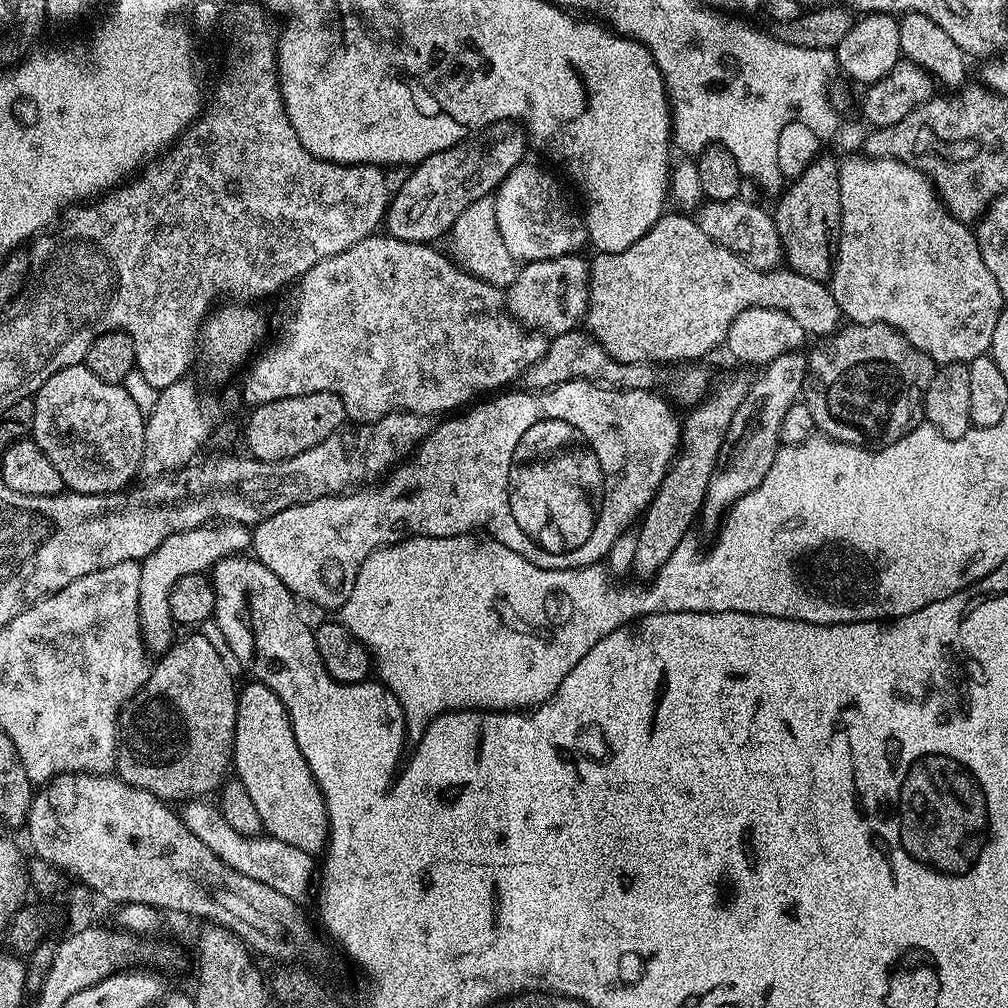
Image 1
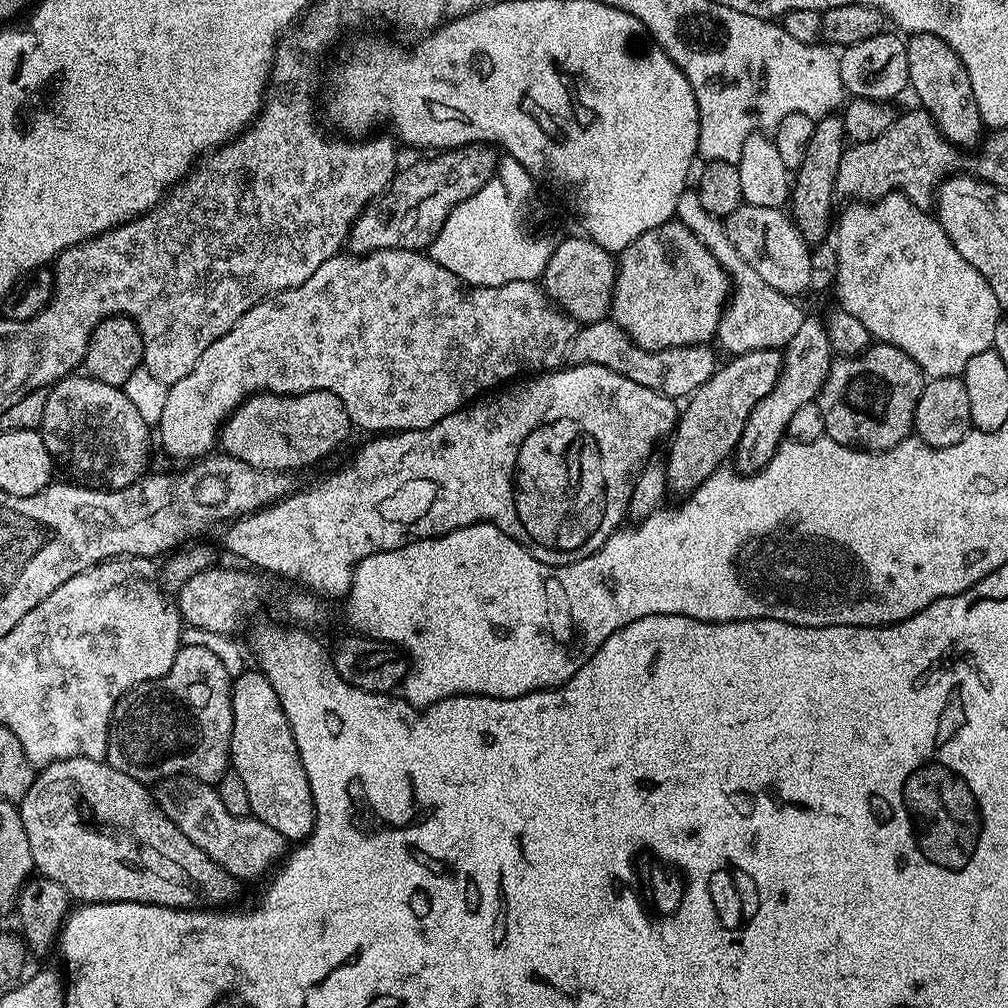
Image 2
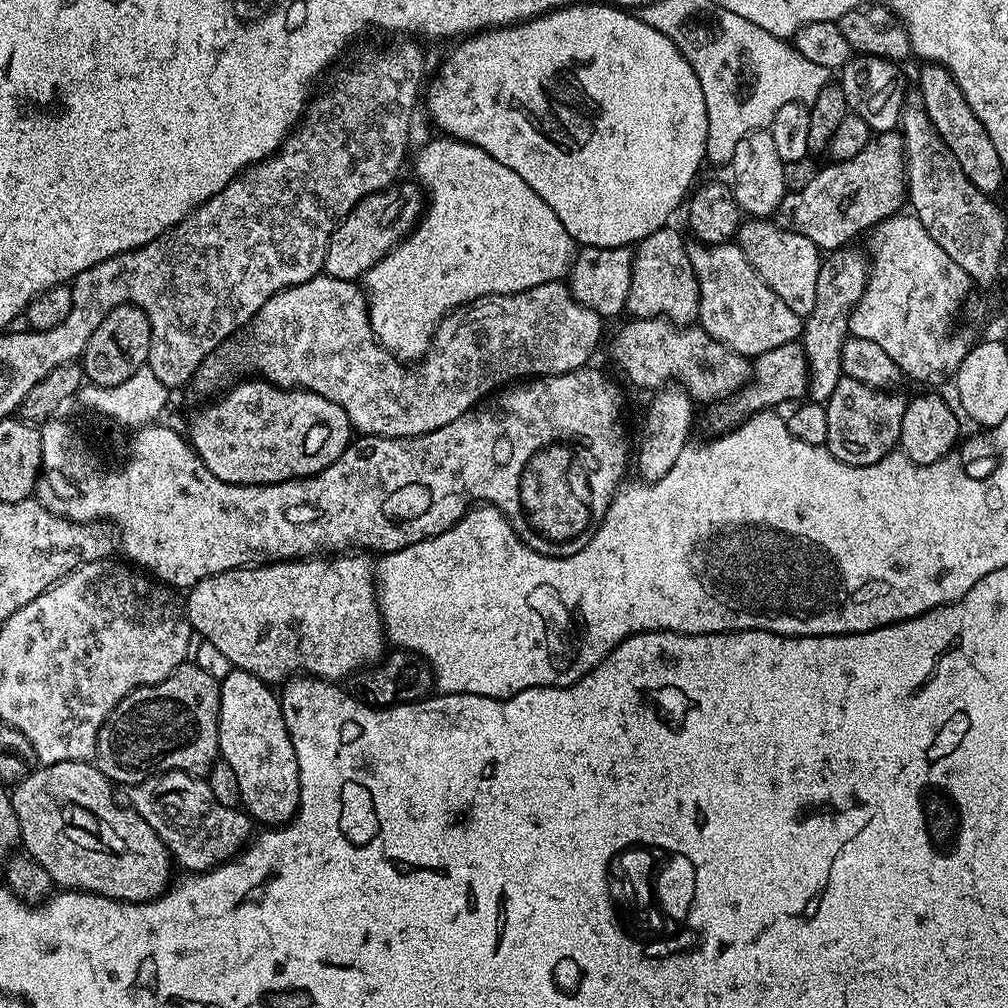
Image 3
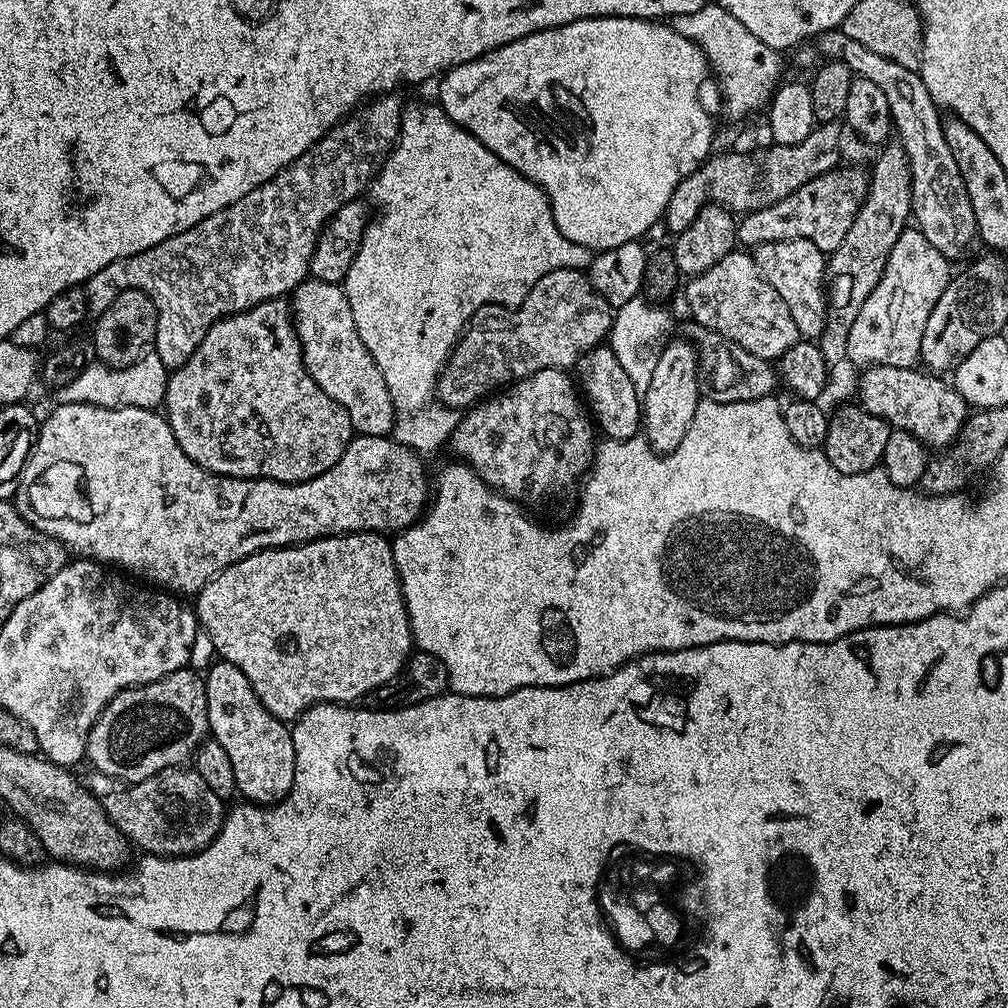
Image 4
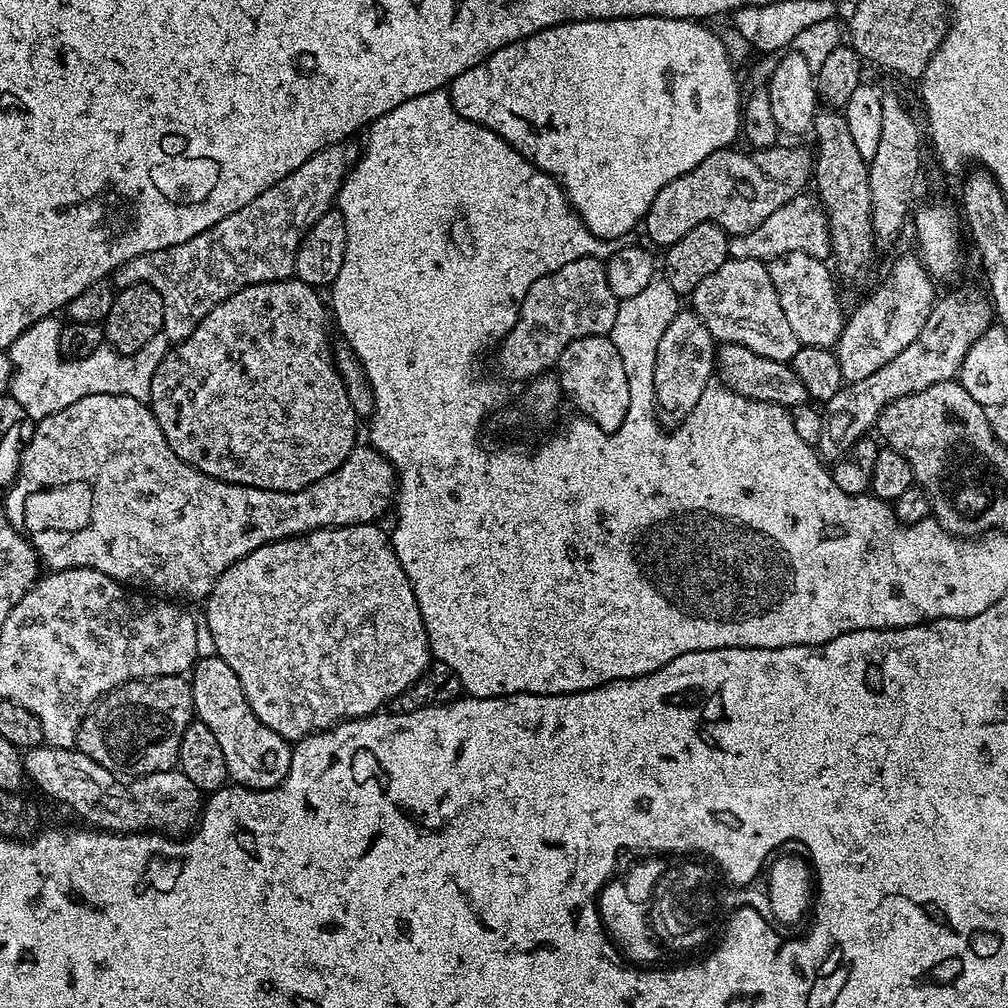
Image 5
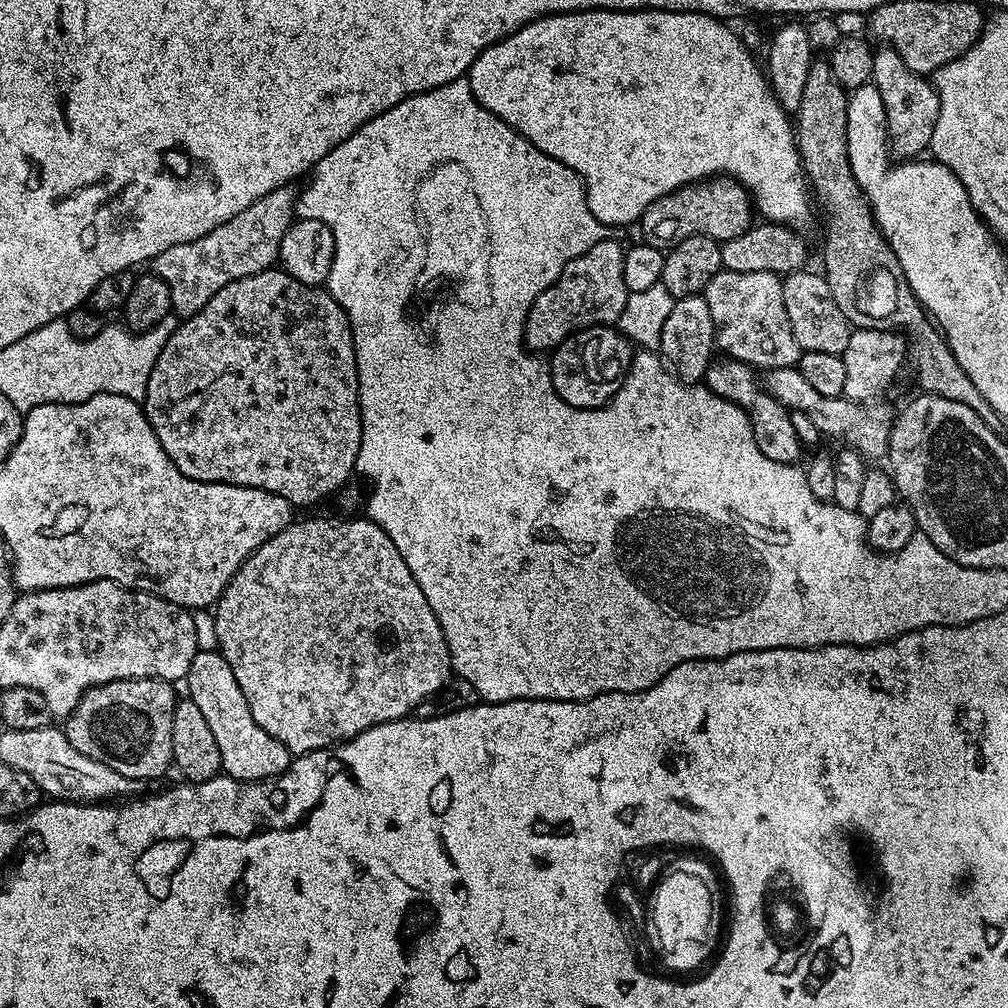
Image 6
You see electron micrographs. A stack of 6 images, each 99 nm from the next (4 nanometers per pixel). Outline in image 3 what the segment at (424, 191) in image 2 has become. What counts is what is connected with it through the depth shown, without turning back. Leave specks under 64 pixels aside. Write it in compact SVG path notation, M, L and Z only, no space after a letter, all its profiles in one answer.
M415 183L412 184L402 185L400 193L393 200L388 200L387 191L372 192L344 215L330 234L326 246L323 271L327 275L359 281L364 273L369 272L416 227L426 204L422 199L421 189Z

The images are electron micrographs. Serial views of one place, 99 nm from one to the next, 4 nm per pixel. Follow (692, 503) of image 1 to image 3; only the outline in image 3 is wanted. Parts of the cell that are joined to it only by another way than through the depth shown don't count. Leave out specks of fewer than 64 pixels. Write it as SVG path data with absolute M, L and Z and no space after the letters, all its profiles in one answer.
M800 340L786 342L786 346L774 346L774 350L766 350L766 354L755 357L752 364L752 379L733 392L731 396L717 400L707 409L708 424L713 433L723 434L742 423L755 412L775 409L776 404L784 404L787 400L800 402L808 396L808 359L806 350Z

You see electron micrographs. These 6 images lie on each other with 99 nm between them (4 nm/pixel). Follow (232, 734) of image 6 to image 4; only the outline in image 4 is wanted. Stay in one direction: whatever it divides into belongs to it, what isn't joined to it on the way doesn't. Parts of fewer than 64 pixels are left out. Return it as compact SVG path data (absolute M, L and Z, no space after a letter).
M217 659L204 676L208 731L226 750L234 765L236 791L245 801L274 806L292 790L294 782L294 742L289 725L280 720L254 694L254 686L228 660Z

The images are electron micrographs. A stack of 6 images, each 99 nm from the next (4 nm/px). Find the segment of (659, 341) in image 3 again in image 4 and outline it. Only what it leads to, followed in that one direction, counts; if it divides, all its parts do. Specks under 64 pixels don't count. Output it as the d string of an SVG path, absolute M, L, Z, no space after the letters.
M688 322L688 325L684 328L684 332L683 335L695 345L696 353L699 356L699 371L705 377L708 375L708 382L706 378L707 399L729 404L730 402L738 402L739 400L750 402L763 396L772 396L775 393L776 384L778 388L778 372L774 367L773 361L758 358L758 354L750 354L750 350L742 350L742 346L738 346L738 342L730 342L722 334L712 332L695 322Z

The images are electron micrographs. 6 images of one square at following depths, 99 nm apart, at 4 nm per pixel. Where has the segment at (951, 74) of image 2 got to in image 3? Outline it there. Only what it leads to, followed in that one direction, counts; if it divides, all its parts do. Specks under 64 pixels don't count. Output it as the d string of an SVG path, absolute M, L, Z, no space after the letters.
M931 62L923 65L920 72L920 87L918 93L924 103L926 114L930 116L930 121L934 122L934 130L950 146L950 154L958 158L958 166L962 166L962 174L974 182L978 190L989 194L996 194L996 191L1004 184L1006 170L1002 166L1002 158L998 158L998 150L994 147L994 142L990 142L990 134L986 134L986 126L978 122L974 110L970 110L970 102L966 102L966 94L958 90L958 82L940 64Z

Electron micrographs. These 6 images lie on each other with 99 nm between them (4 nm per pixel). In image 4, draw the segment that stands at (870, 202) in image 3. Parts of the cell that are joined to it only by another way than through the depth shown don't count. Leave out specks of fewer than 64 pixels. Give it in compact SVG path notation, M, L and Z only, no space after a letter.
M837 166L831 172L814 178L814 182L806 182L806 186L794 190L794 194L790 194L770 206L759 208L753 212L743 213L739 217L736 226L737 241L745 249L755 250L759 244L765 244L766 242L809 240L814 242L814 246L818 246L818 250L822 250L825 254L831 254L838 246L842 246L842 238L846 238L846 230L850 230L850 226L854 222L854 218L864 204L864 199L868 194L869 173L865 169L863 172L860 168L844 167Z

